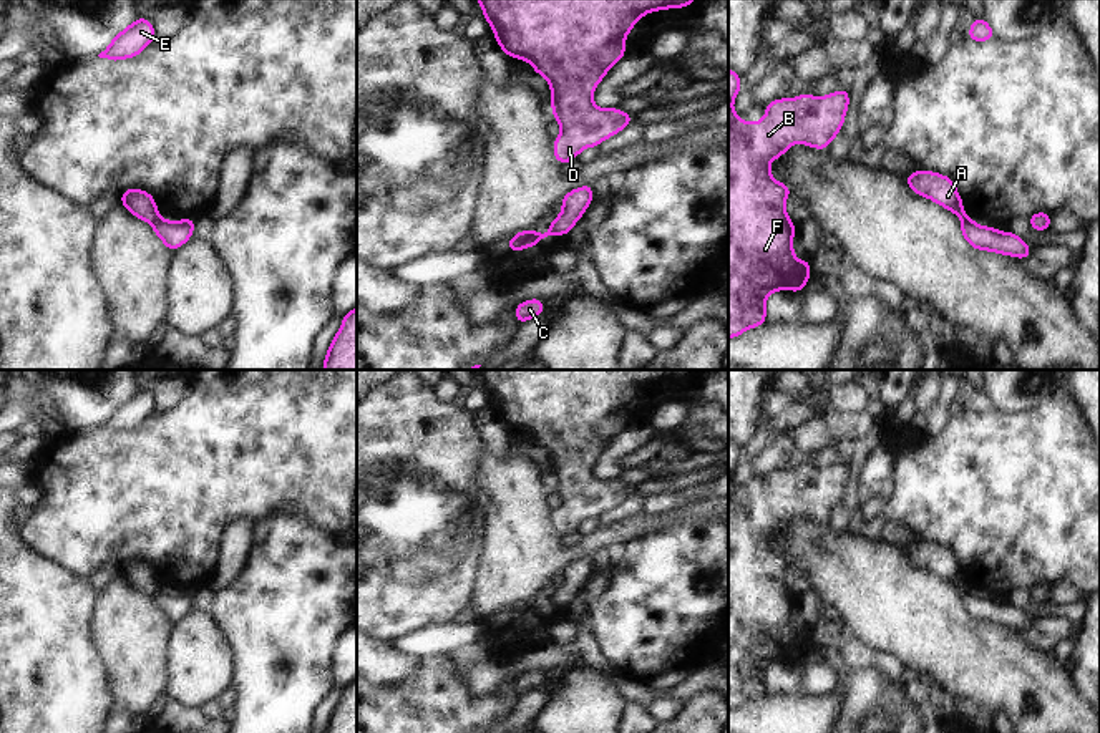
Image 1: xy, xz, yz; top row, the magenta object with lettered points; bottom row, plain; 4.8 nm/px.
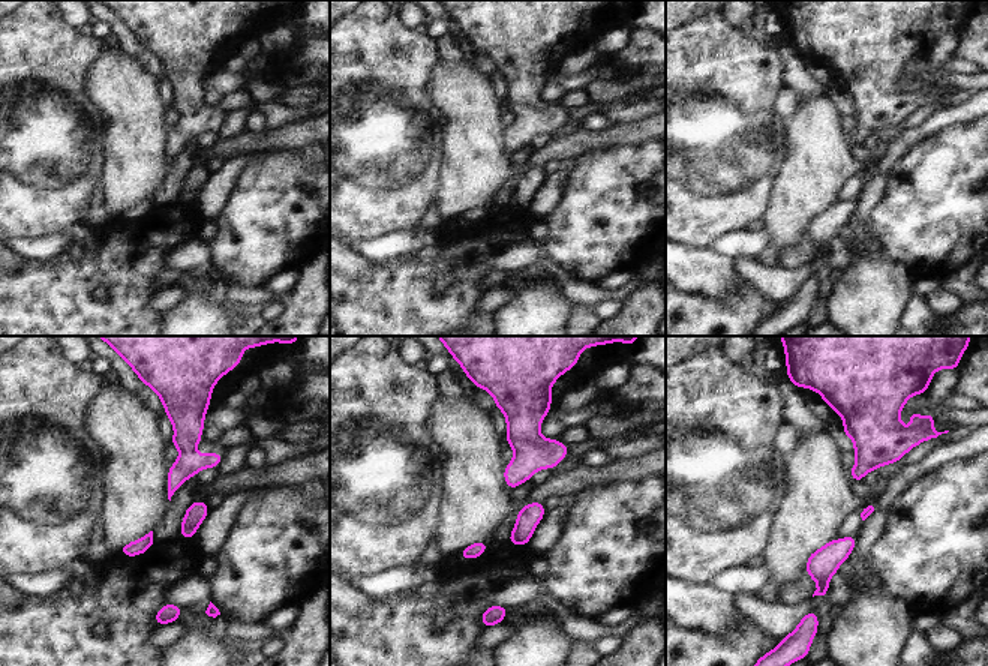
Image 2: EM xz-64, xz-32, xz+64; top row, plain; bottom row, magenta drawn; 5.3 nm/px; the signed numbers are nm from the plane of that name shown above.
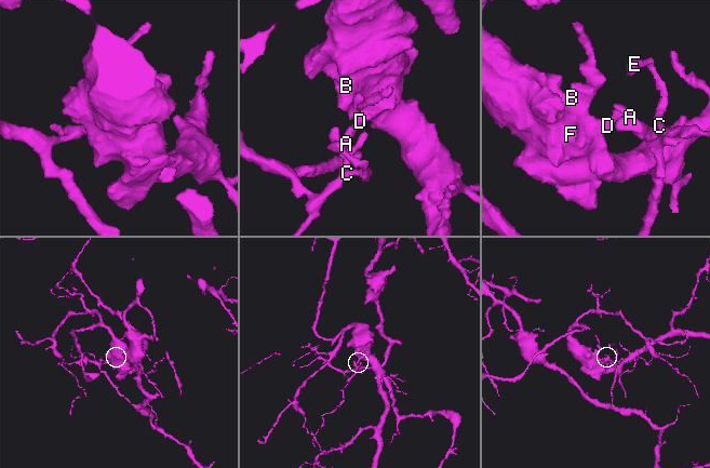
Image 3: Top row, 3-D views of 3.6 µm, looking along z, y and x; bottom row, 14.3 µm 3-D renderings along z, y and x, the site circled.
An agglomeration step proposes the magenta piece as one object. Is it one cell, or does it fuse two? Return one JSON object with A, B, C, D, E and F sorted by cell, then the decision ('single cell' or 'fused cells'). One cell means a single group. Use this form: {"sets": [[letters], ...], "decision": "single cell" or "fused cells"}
{"sets": [["A", "B", "D", "F"], ["C", "E"]], "decision": "fused cells"}

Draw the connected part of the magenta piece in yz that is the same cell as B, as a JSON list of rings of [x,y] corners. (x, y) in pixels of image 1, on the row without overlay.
[[[728,439],[728,710],[767,693],[765,673],[771,663],[801,665],[811,648],[811,630],[798,632],[793,627],[796,595],[785,582],[791,559],[775,554],[768,536],[796,514],[826,521],[841,502],[849,476],[844,459],[823,469],[805,464],[793,471],[770,473],[763,493],[745,494],[732,479],[740,461],[742,451]]]

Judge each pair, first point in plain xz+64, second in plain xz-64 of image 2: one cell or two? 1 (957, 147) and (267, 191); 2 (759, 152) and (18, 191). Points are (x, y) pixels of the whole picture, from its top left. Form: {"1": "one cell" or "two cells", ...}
{"1": "one cell", "2": "one cell"}

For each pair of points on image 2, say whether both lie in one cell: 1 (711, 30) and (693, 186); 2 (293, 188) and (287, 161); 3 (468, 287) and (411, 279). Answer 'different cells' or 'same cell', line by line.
1: same cell
2: same cell
3: same cell

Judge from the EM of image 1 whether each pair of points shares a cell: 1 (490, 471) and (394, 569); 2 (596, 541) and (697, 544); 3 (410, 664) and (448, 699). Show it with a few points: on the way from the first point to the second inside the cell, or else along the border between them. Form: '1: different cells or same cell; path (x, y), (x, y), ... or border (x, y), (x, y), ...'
1: different cells; border (485, 451), (478, 460), (476, 486)
2: different cells; border (662, 528), (604, 548)
3: different cells; border (418, 665), (403, 679), (379, 682)

